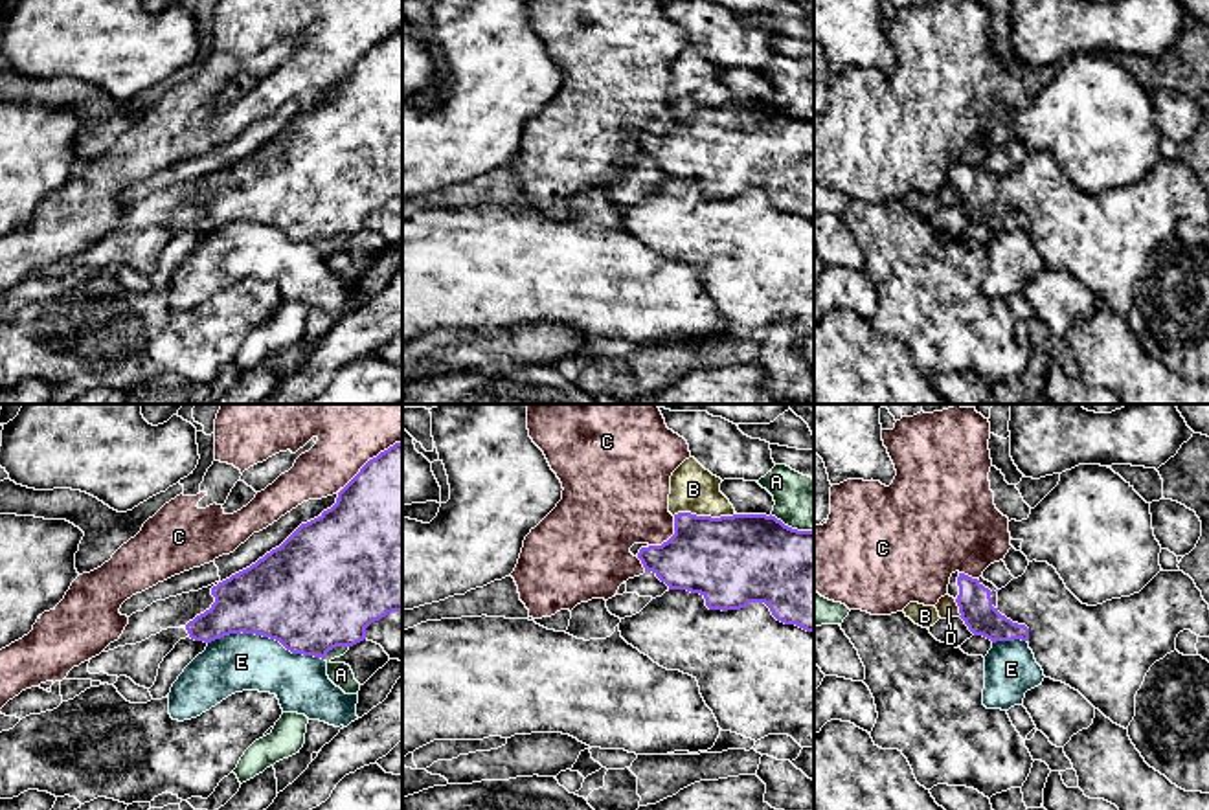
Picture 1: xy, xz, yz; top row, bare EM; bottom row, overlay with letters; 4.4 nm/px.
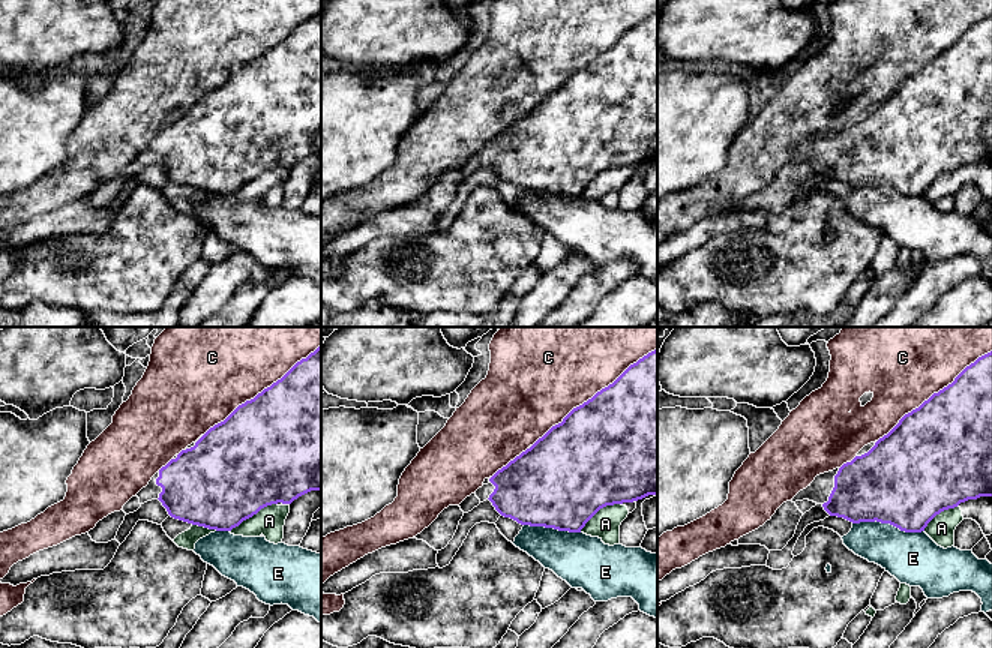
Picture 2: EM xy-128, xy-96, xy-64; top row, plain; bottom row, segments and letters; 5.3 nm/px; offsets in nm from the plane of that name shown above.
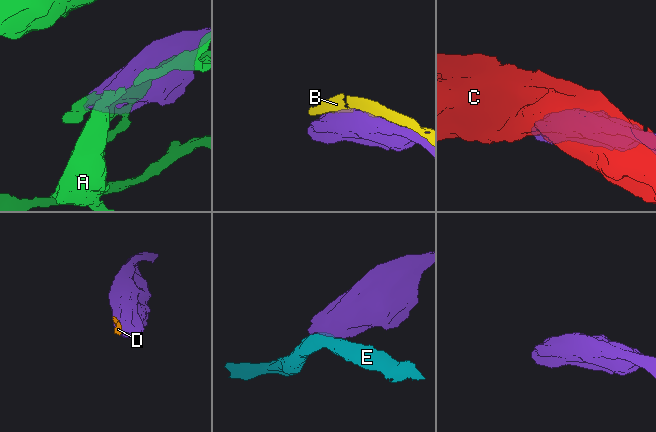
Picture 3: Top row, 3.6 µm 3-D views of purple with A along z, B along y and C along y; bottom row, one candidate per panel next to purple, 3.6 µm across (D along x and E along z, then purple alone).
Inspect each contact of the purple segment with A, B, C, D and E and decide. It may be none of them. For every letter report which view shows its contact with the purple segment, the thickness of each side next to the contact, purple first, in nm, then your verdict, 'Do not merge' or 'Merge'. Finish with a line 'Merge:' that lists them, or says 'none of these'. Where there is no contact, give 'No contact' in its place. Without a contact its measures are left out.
A: Touches purple in xy. Thickness 500 nm (purple) against 100 nm. Do not merge
B: Touches purple in xz. Thickness 400 nm (purple) against 200 nm. Do not merge
C: Touches purple in xy. Thickness 480 nm (purple) against 260 nm. Do not merge
D: Touches purple in yz. Thickness 150 nm (purple) against 90 nm. Do not merge
E: Touches purple in xy. Thickness 480 nm (purple) against 260 nm. Do not merge
Merge: none of these

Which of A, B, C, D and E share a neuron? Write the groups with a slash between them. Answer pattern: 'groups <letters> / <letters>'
groups A / B D / C / E

